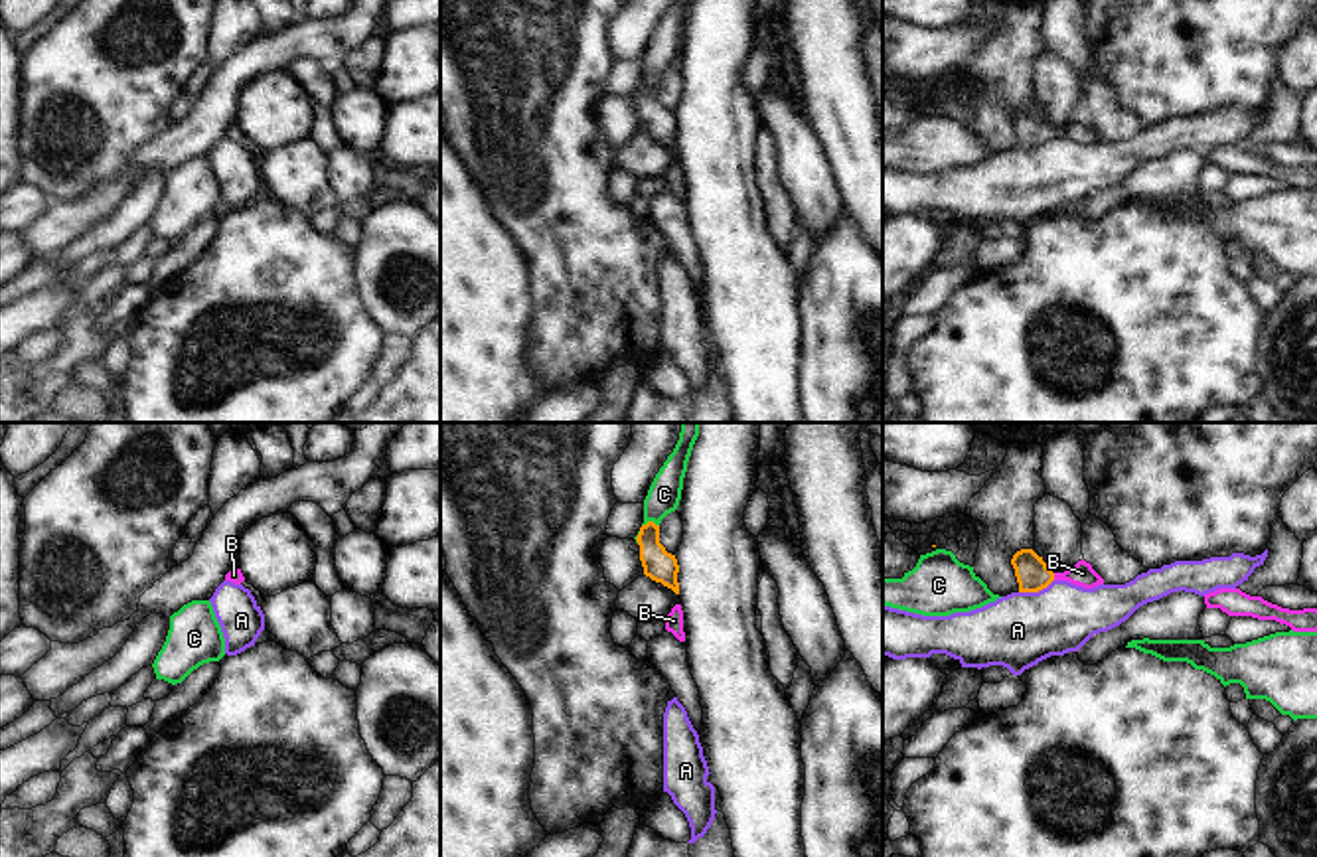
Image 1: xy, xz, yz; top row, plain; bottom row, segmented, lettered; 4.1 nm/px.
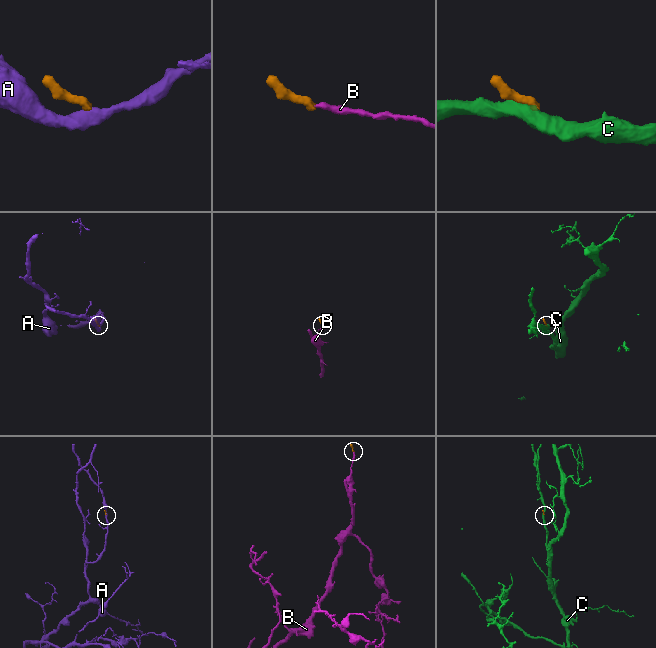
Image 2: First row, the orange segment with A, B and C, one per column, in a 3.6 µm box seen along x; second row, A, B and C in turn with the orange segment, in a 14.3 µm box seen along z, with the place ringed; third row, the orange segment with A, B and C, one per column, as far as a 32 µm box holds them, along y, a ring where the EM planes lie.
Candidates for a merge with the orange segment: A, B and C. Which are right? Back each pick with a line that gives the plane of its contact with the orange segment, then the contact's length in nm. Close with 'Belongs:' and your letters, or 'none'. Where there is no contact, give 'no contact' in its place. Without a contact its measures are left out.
B: meets orange in yz; contact 30 nm long
Belongs: B

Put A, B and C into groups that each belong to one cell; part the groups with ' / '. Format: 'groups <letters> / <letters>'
groups A / B / C

